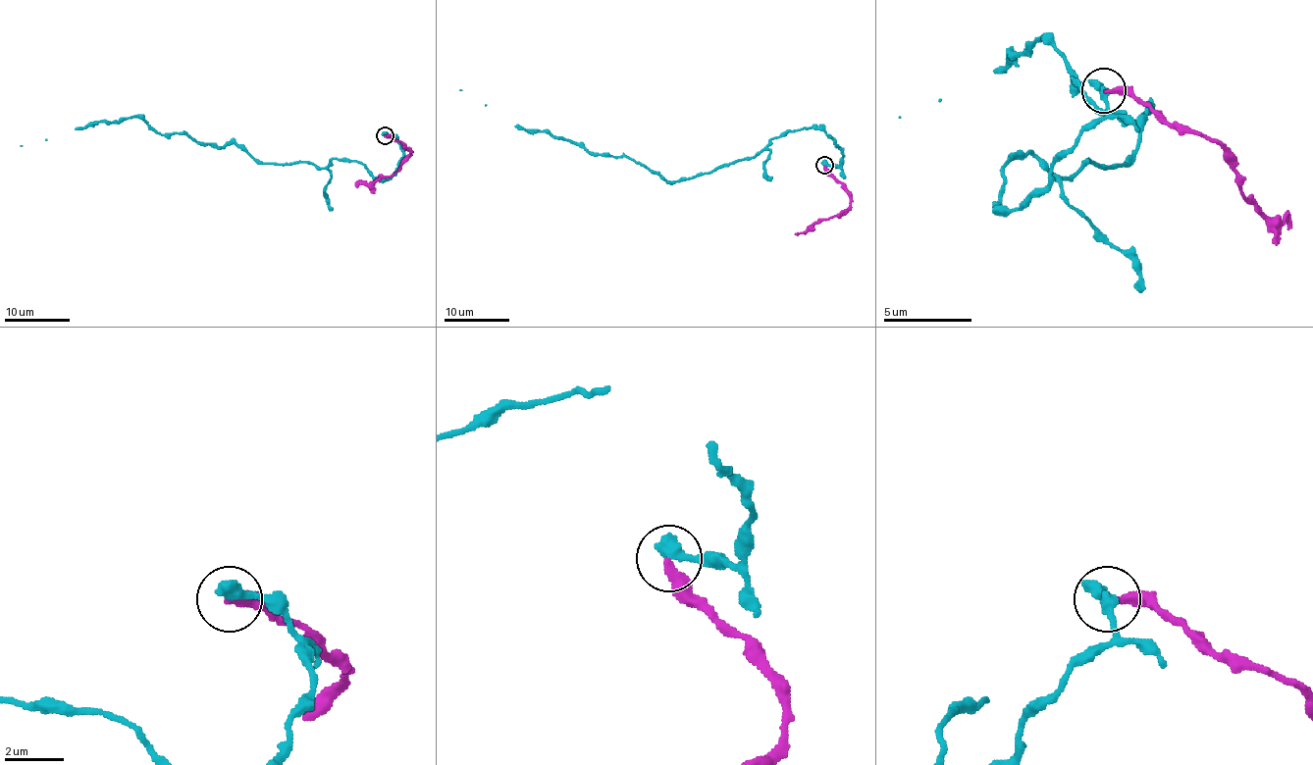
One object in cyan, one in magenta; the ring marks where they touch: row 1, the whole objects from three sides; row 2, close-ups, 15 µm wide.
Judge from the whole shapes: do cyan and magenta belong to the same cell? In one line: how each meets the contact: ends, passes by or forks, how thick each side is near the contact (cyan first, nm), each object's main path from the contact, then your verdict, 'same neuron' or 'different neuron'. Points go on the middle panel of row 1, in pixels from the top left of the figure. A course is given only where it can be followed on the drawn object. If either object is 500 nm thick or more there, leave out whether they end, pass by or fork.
500 nm thick on the cyan side, 320 nm on the other; cyan runs (824, 165), (839, 167), (842, 152), (814, 127), (666, 182), (626, 157), (516, 127), (460, 89); magenta runs (824, 165), (849, 194), (850, 204), (832, 217), (819, 219), (806, 231), (795, 233); different neuron

